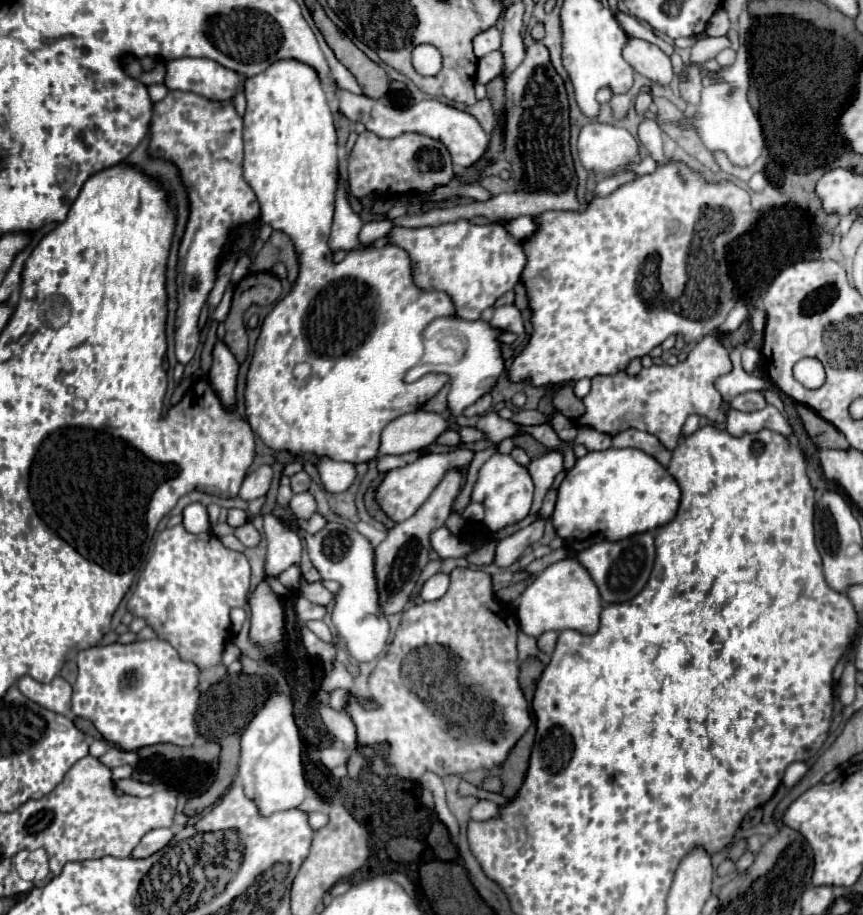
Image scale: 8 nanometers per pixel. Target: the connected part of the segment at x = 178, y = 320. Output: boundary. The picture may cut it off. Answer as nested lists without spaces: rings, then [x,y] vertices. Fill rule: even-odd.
[[[169,91],[169,95],[153,105],[149,157],[169,159],[177,169],[187,189],[189,219],[177,253],[177,315],[175,315],[175,355],[179,363],[191,361],[199,345],[199,313],[205,307],[207,295],[217,281],[217,267],[221,253],[227,247],[229,233],[241,223],[259,217],[259,201],[243,177],[243,117],[237,113],[233,101],[213,101],[197,93]]]

